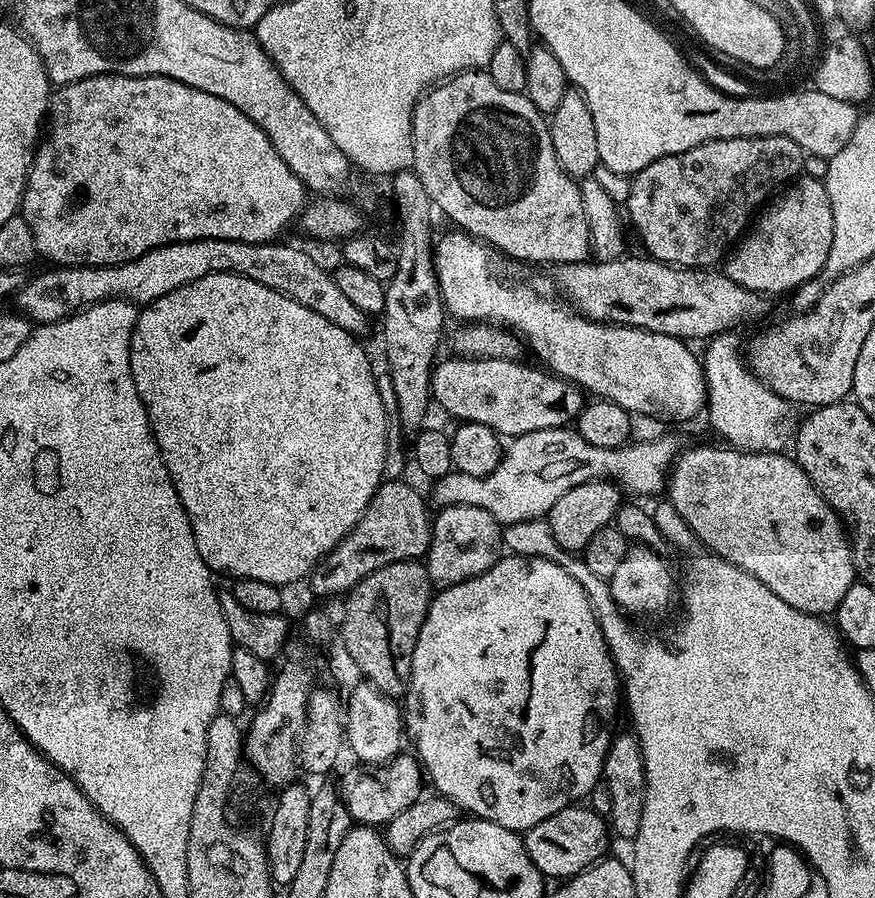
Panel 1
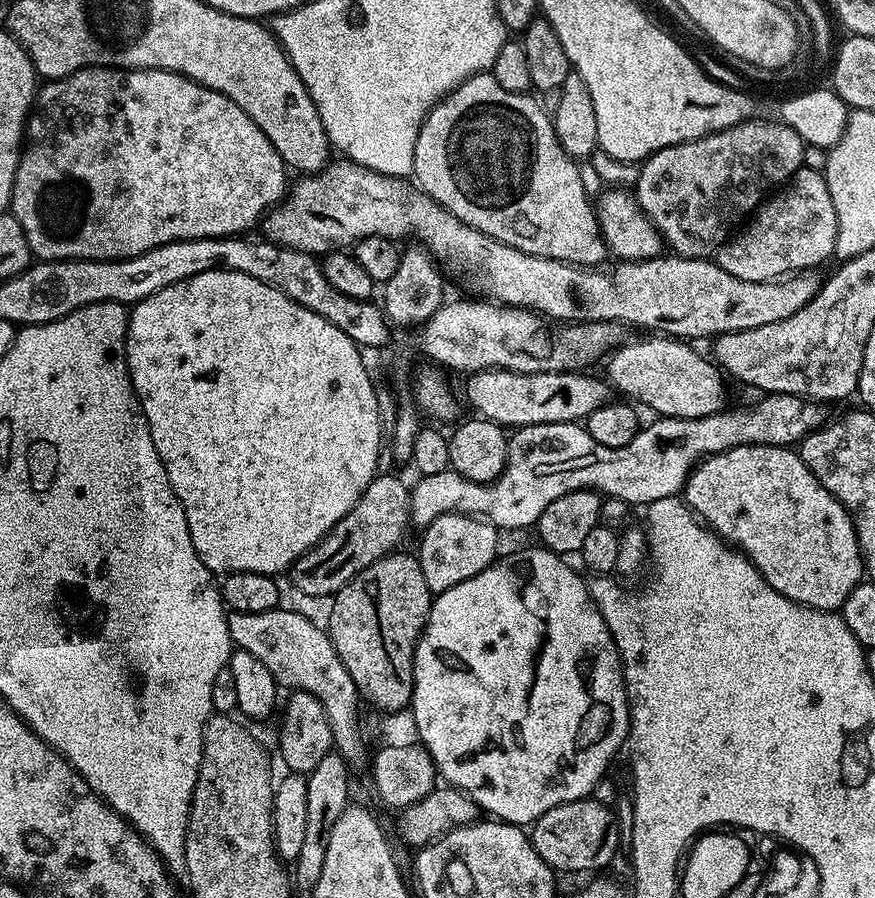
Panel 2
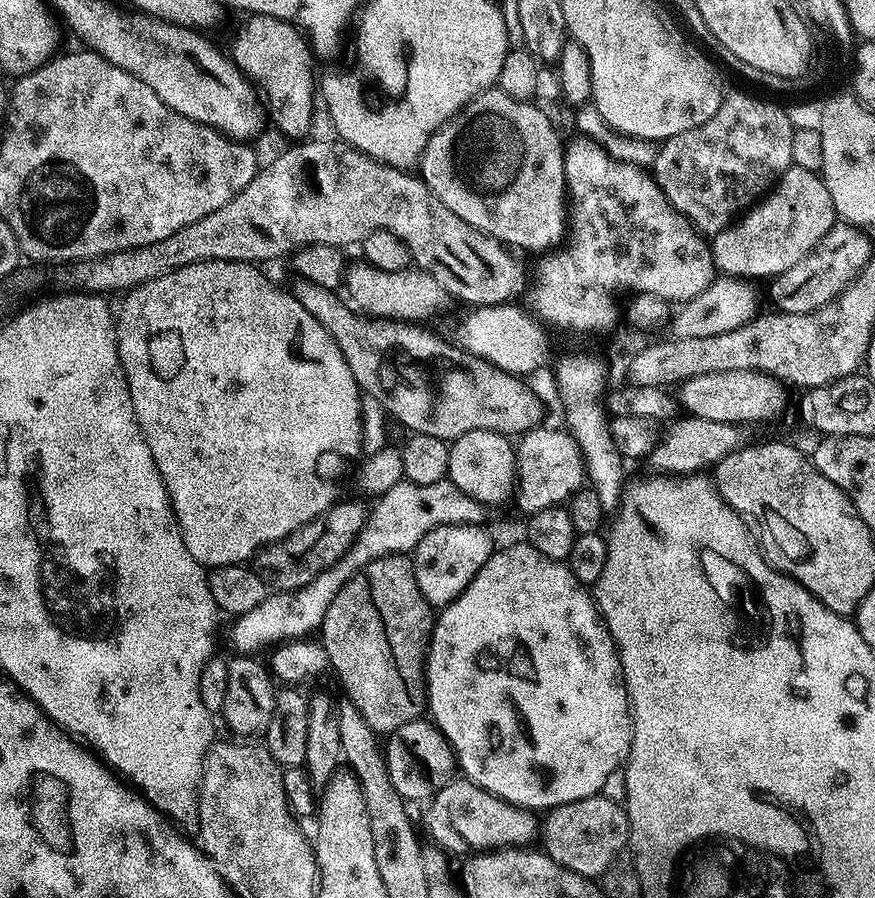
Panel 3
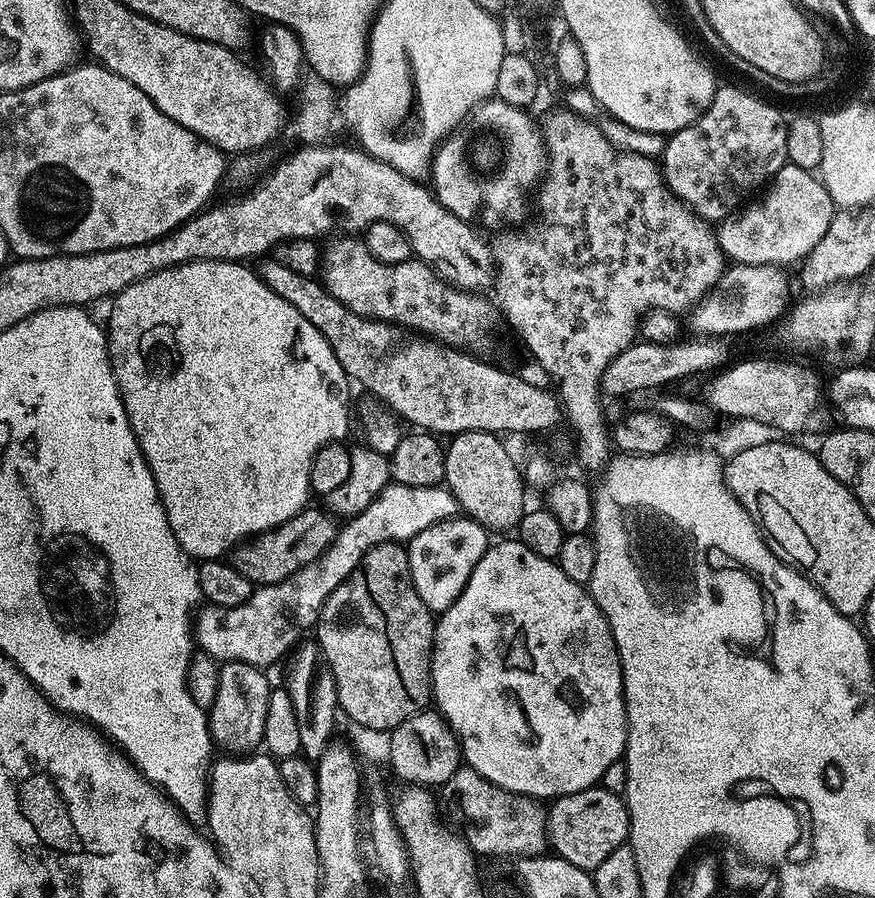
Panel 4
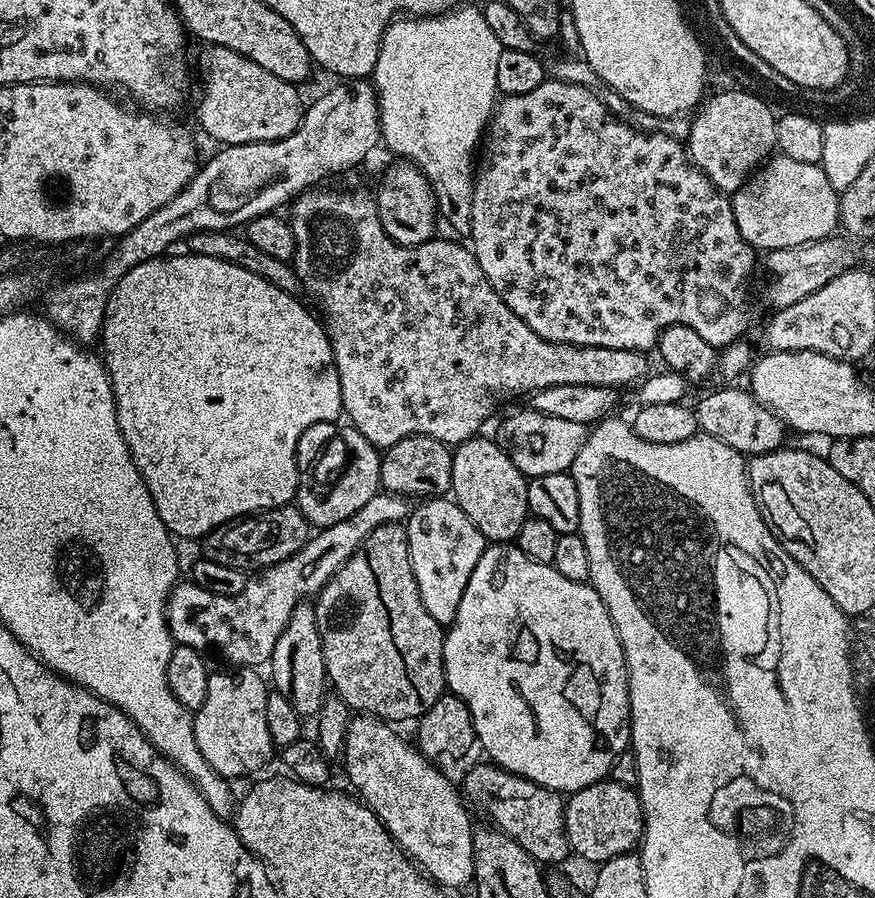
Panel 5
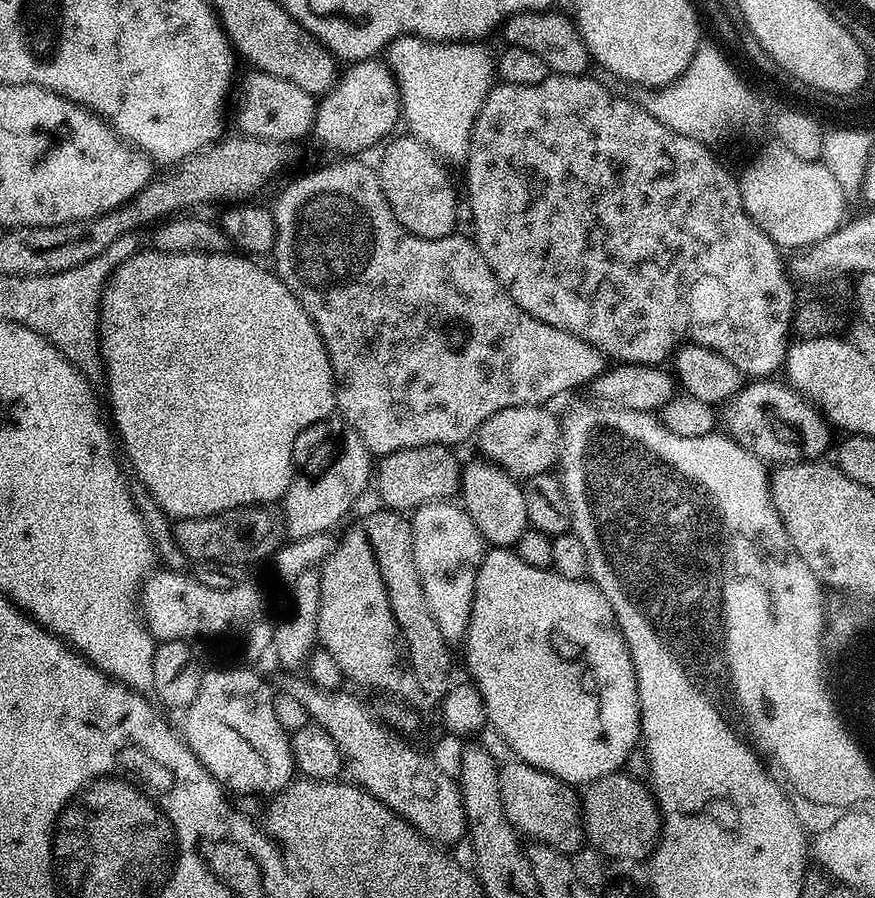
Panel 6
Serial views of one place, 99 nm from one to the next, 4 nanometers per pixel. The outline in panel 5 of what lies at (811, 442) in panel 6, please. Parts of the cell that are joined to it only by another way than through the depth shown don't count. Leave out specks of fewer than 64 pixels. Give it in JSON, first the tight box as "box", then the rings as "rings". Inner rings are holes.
{"box":[695,386,786,456],"rings":[[[724,386],[695,403],[697,427],[705,434],[726,442],[743,456],[759,456],[762,453],[775,452],[785,443],[786,426],[768,408],[762,407],[747,389]]]}

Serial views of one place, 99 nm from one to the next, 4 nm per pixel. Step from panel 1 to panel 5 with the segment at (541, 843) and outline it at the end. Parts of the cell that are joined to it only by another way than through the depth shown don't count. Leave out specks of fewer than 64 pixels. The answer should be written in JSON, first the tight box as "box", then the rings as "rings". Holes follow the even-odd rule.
{"box":[564,778,644,862],"rings":[[[605,778],[571,793],[564,806],[564,829],[568,847],[584,860],[603,862],[631,853],[644,835],[644,815],[640,794],[635,787]]]}

